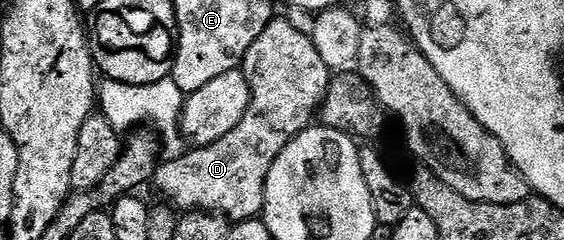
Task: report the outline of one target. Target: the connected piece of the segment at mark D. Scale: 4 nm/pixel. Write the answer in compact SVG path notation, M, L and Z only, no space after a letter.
M274 19L266 31L254 39L254 47L250 47L244 56L242 72L248 79L248 86L252 88L252 102L242 117L242 123L238 123L230 135L222 135L222 139L209 145L189 148L189 153L173 161L165 160L156 167L154 186L164 196L161 198L167 199L177 210L220 213L232 223L259 218L264 212L266 179L270 175L270 167L274 167L274 159L282 155L286 146L303 129L309 128L317 120L328 84L334 76L333 70L328 69L322 61L322 55L318 53L311 36L305 30L303 33L294 22L280 19Z

